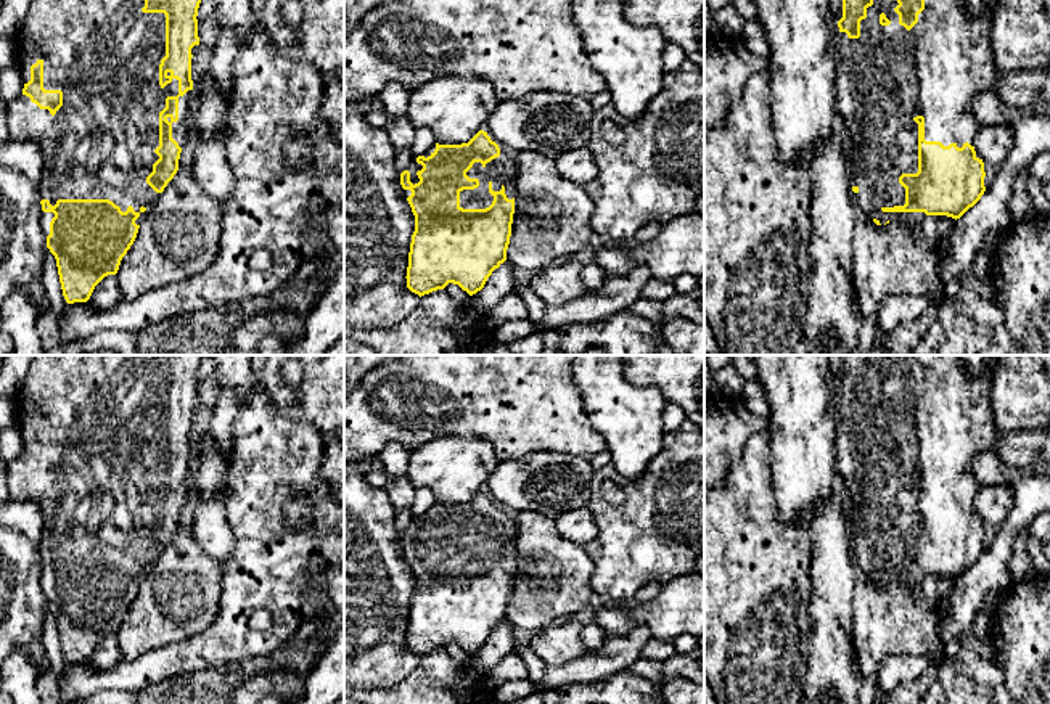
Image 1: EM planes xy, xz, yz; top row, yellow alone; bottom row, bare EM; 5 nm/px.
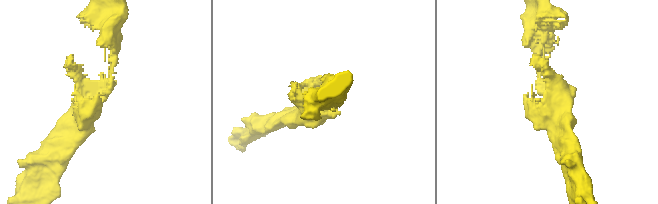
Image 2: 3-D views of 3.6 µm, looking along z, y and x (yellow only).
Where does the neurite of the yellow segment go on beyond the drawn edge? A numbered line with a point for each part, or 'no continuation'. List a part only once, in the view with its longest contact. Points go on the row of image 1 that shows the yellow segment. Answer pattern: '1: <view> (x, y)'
1: xy (103, 55)

